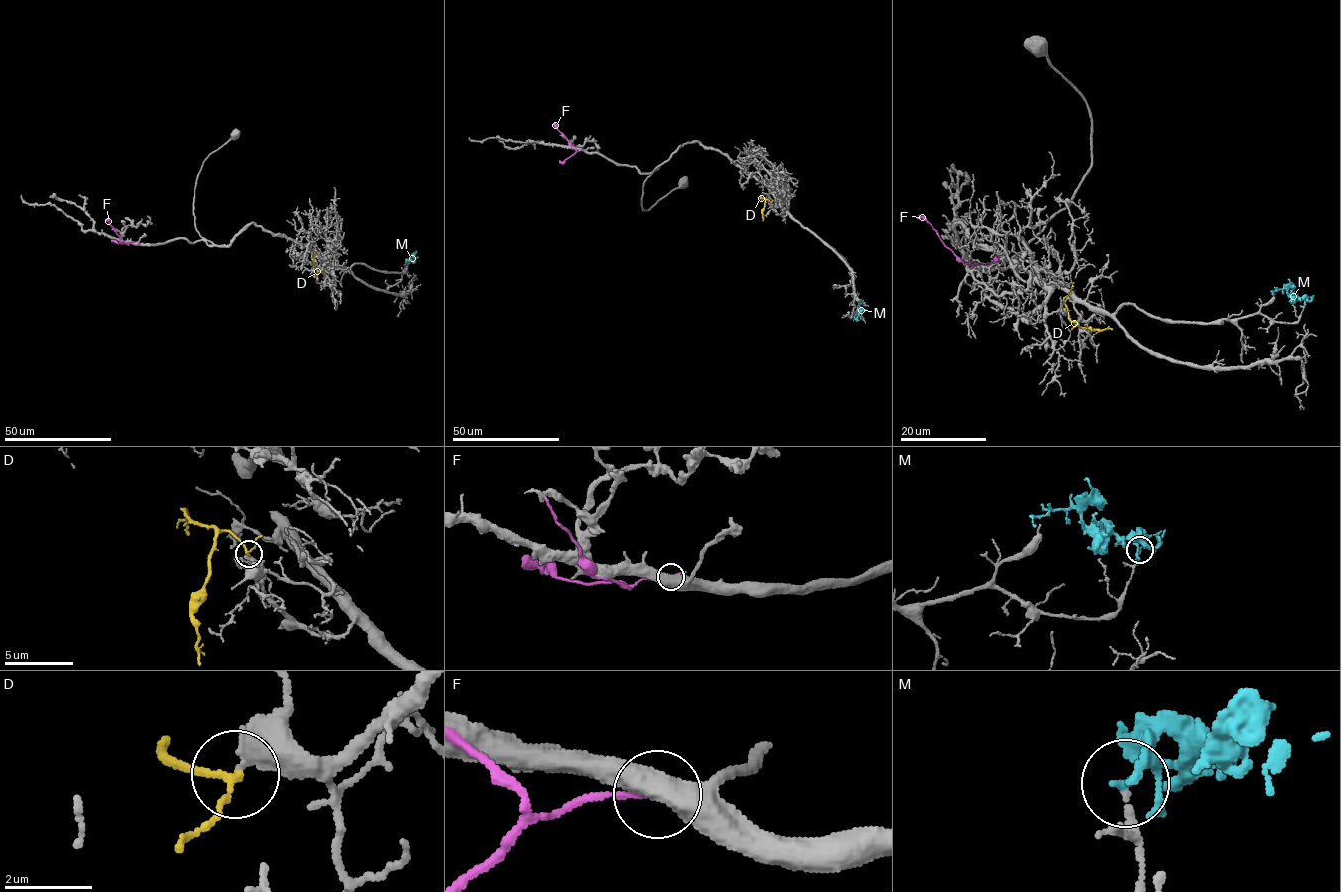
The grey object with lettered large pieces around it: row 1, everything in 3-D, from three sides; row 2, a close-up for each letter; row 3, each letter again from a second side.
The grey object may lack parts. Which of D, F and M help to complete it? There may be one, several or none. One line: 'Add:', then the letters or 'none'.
Add: D

